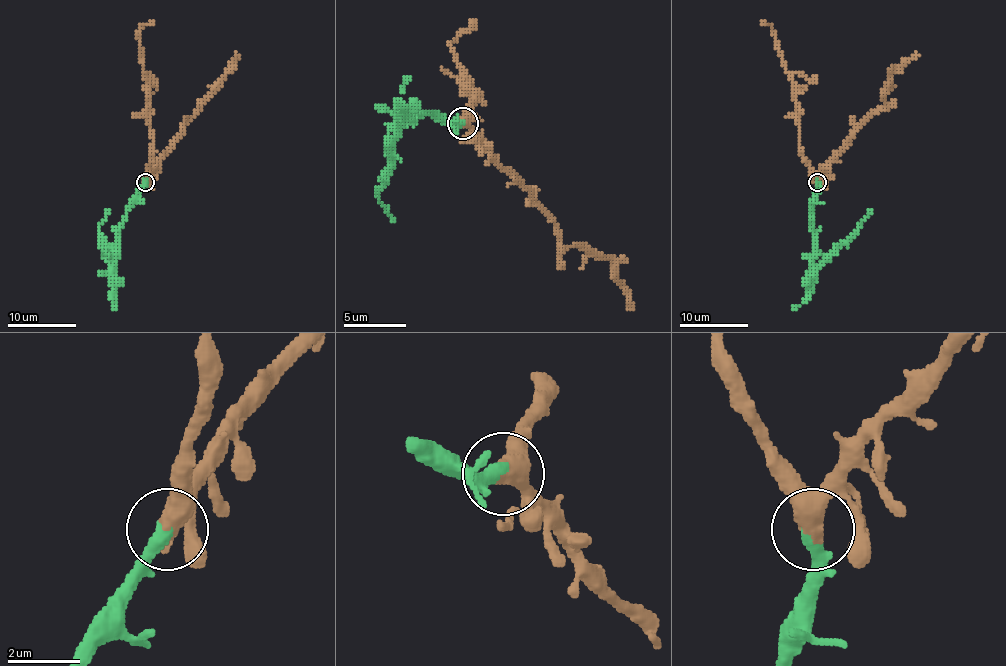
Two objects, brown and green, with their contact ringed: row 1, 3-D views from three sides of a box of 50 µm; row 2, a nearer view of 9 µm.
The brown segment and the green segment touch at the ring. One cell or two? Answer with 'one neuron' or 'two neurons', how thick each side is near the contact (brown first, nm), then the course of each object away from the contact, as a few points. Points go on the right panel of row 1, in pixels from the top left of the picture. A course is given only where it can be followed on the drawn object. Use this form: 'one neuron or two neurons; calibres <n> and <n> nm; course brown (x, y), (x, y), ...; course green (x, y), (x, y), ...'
one neuron; calibres 600 and 400 nm; course brown (817, 181), (817, 174), (884, 104), (888, 80), (918, 54); course green (816, 181), (816, 200), (810, 212), (814, 245), (819, 253), (829, 253), (841, 246), (870, 210)

